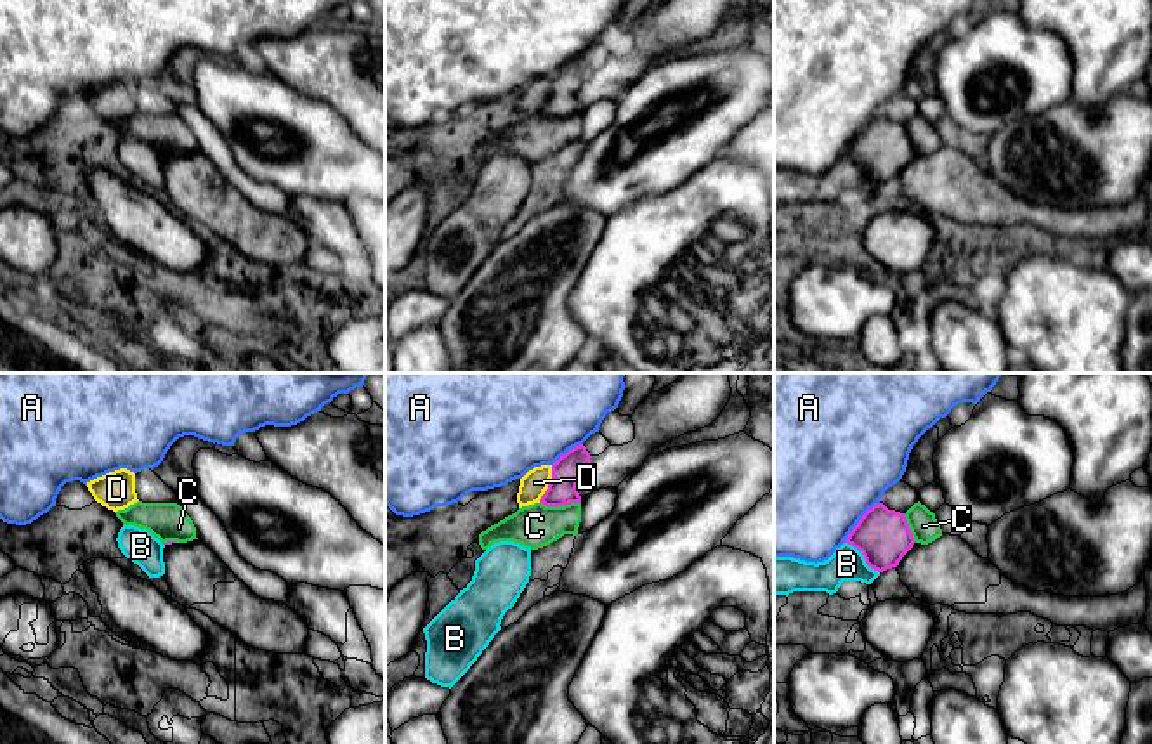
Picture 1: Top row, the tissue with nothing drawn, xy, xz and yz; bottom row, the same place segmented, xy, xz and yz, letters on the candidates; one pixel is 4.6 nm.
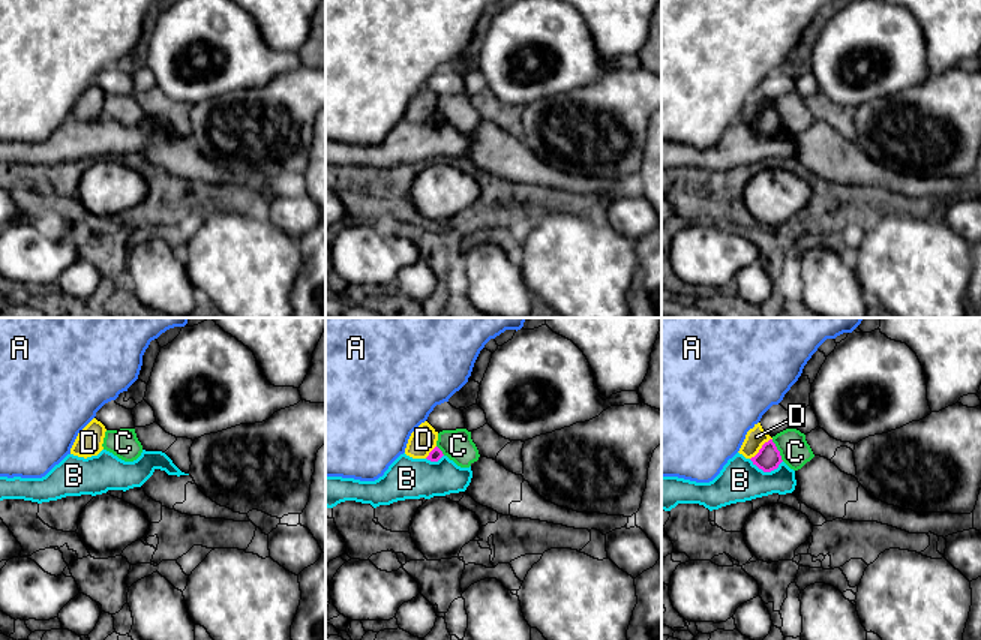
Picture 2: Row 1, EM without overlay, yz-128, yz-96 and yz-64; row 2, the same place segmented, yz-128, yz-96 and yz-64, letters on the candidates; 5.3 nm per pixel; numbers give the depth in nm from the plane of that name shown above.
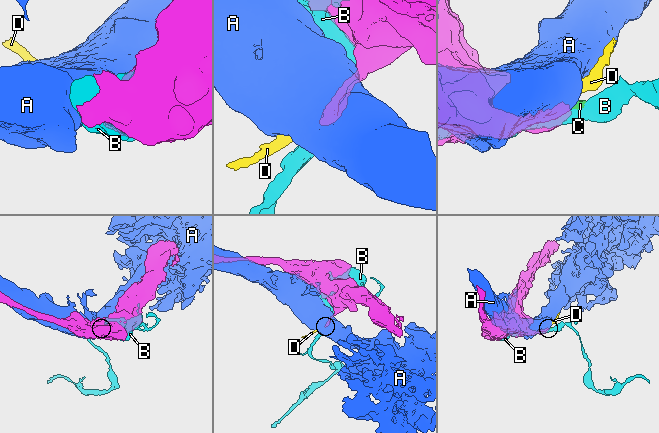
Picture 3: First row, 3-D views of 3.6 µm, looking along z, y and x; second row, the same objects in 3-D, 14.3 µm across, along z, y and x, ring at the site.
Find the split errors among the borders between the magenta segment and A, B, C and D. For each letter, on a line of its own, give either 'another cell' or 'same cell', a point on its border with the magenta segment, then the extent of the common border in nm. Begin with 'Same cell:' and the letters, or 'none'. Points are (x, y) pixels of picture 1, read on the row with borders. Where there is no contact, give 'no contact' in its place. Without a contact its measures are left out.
Same cell: none
A: another cell; meets magenta in yz at (859, 521); contact 260 nm long
B: another cell; meets magenta in yz at (864, 557); contact 220 nm long
C: another cell; meets magenta in xz at (561, 505); contact 190 nm long
D: another cell; meets magenta in xz at (549, 484); contact 190 nm long

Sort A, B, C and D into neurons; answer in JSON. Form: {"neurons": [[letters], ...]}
{"neurons": [["A"], ["B", "C"], ["D"]]}

